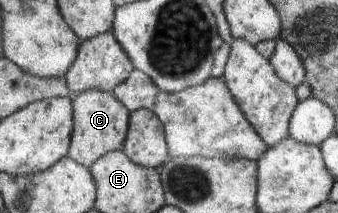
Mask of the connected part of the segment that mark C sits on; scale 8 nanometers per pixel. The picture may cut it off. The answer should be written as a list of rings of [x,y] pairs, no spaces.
[[[89,90],[72,98],[74,132],[70,155],[81,165],[91,167],[101,157],[115,150],[123,150],[131,127],[132,113],[111,92]]]

